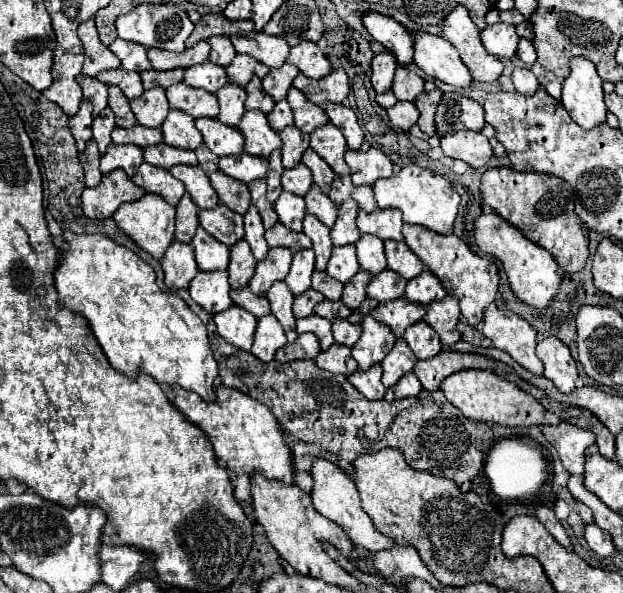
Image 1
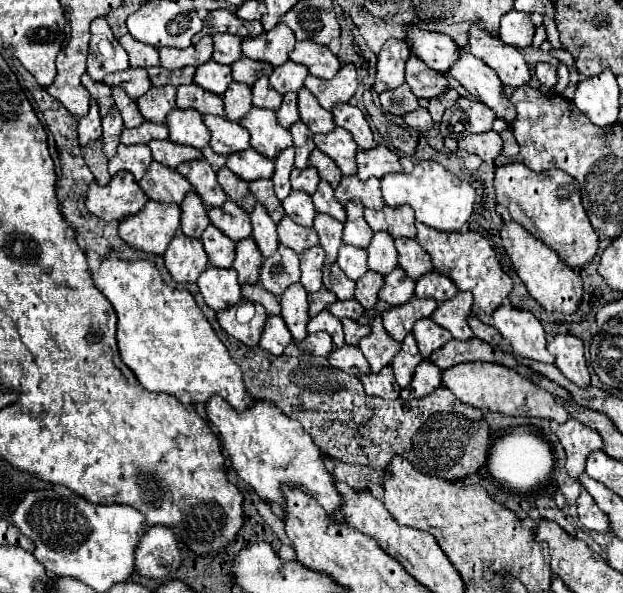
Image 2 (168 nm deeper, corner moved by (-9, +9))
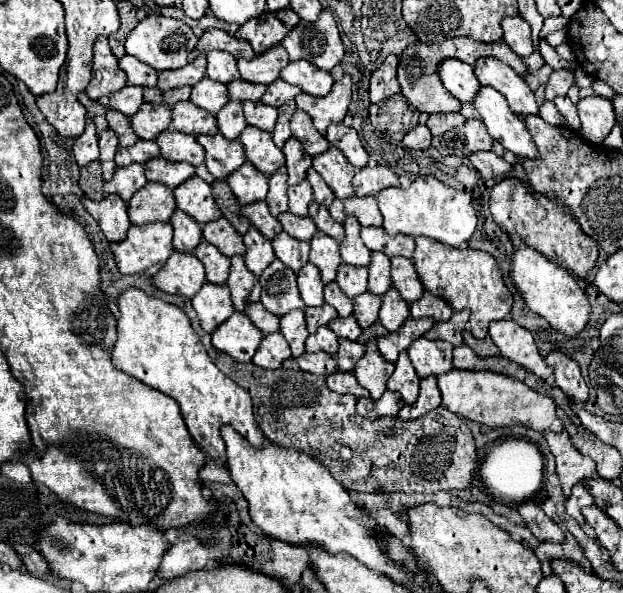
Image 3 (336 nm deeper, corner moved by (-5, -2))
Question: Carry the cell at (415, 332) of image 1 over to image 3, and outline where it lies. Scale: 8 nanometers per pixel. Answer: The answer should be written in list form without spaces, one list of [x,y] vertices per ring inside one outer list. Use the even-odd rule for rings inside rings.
[[[421,336],[411,344],[411,348],[407,352],[409,352],[409,358],[411,358],[419,378],[425,378],[431,374],[439,376],[453,368],[451,366],[453,346],[449,342],[427,340],[425,336]]]

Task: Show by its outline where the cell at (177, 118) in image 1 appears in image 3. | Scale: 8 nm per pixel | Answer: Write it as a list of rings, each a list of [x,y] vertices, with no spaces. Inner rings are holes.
[[[167,130],[157,136],[161,156],[171,162],[189,162],[193,166],[203,164],[205,150],[191,134],[181,134],[177,130]]]

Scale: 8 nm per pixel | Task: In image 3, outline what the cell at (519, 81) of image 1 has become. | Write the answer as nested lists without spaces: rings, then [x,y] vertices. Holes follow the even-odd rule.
[[[555,70],[545,84],[545,100],[555,100],[557,96],[565,96],[571,84],[575,84],[573,70]]]

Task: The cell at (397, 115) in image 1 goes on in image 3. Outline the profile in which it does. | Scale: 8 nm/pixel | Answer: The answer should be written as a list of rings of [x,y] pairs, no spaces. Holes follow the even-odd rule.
[[[417,124],[415,128],[411,128],[405,138],[403,138],[403,144],[407,148],[413,148],[413,150],[427,150],[431,146],[431,136],[425,136],[425,134],[431,134],[427,126],[421,126]]]

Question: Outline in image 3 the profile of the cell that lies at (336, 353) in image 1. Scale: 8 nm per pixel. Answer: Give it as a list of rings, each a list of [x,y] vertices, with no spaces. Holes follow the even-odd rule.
[[[333,372],[327,376],[327,386],[333,390],[333,392],[341,392],[341,394],[353,394],[355,398],[361,398],[361,396],[369,396],[369,392],[357,382],[357,378],[353,376],[353,372]]]

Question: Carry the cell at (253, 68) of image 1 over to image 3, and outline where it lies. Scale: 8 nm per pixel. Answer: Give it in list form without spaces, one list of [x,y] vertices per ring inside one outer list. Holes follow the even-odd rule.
[[[241,78],[229,82],[229,98],[231,100],[241,100],[241,102],[253,100],[253,102],[257,102],[257,100],[261,100],[263,92],[265,92],[263,84],[253,84],[253,82],[247,82]]]

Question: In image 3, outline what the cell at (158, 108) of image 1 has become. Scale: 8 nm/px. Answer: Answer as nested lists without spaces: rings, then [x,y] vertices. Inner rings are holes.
[[[143,102],[137,114],[131,116],[131,126],[139,138],[155,140],[159,132],[167,130],[171,124],[171,108],[165,104]]]

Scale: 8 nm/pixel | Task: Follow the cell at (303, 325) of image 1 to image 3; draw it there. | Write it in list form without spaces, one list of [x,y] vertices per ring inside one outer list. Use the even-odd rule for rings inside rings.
[[[321,326],[315,334],[311,334],[307,338],[305,346],[307,346],[307,352],[323,350],[323,352],[329,352],[331,356],[335,356],[337,354],[337,346],[339,346],[339,338],[327,326]]]

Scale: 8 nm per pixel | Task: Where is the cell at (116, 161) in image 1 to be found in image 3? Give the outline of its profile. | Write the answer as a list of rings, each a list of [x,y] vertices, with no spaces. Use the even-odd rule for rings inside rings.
[[[129,164],[123,168],[115,168],[115,174],[109,182],[105,182],[105,194],[119,194],[123,200],[129,200],[135,190],[145,186],[147,178],[143,174],[143,164]]]

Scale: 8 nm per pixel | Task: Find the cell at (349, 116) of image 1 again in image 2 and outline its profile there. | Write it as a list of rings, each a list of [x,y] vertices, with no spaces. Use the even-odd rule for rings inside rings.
[[[337,103],[337,105],[333,105],[331,113],[335,119],[335,125],[349,131],[361,149],[373,149],[375,147],[371,127],[365,121],[359,107],[351,107],[349,103]]]

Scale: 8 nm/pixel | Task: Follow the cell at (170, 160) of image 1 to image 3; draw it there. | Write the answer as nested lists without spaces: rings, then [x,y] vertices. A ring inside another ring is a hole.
[[[155,158],[145,162],[145,176],[151,182],[163,182],[171,190],[177,188],[181,182],[191,178],[195,174],[195,168],[191,164],[171,164],[165,158]]]

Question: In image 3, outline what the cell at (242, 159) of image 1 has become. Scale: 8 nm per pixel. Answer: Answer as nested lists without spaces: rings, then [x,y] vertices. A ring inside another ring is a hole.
[[[245,162],[241,168],[227,176],[227,184],[237,196],[239,204],[249,204],[255,200],[263,200],[267,194],[267,176],[261,174],[253,164]]]

